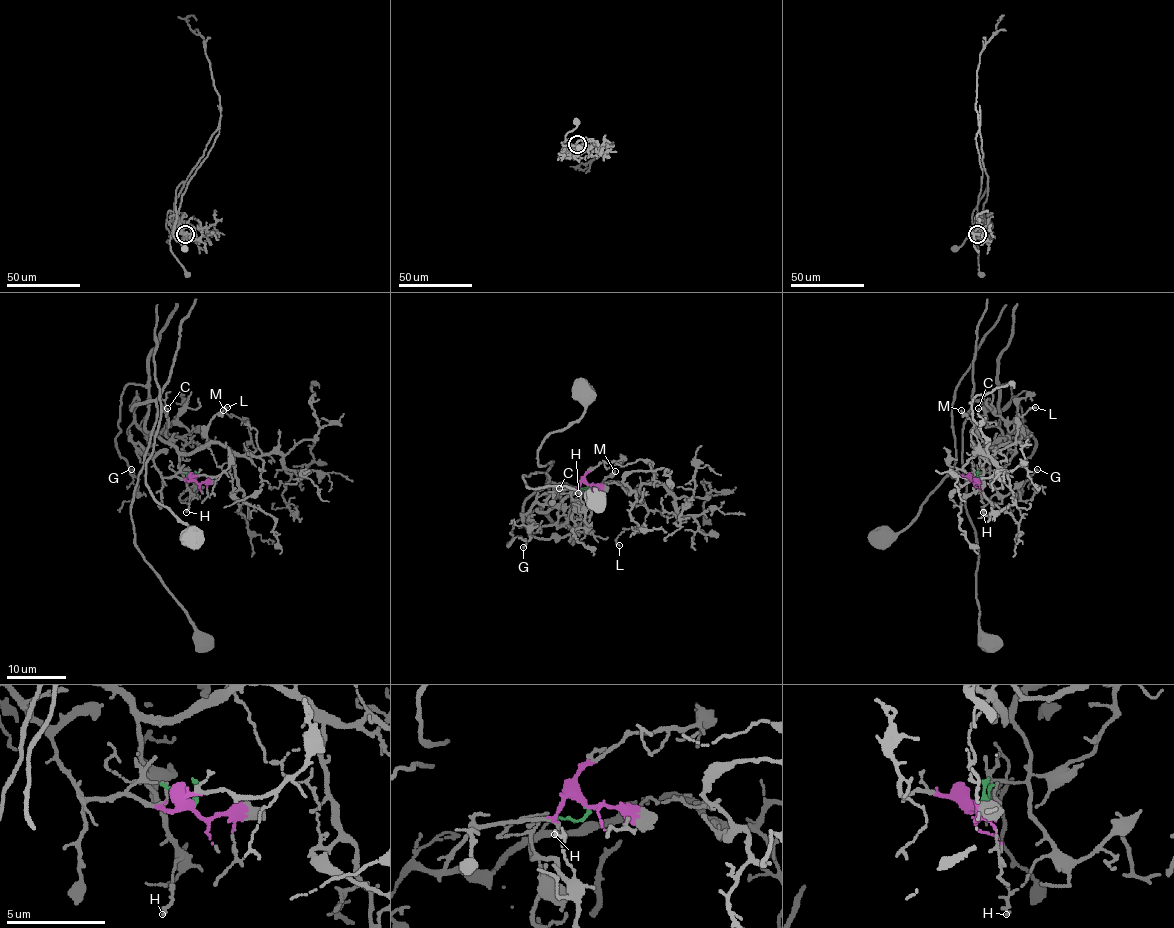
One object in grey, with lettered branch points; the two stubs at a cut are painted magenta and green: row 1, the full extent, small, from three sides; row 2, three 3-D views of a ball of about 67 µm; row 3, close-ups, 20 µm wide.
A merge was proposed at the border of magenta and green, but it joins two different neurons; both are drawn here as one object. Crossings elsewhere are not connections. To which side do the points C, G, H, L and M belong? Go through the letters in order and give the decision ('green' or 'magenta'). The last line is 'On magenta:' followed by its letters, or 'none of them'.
C: magenta
G: green
H: green
L: green
M: magenta
On magenta: C, M

